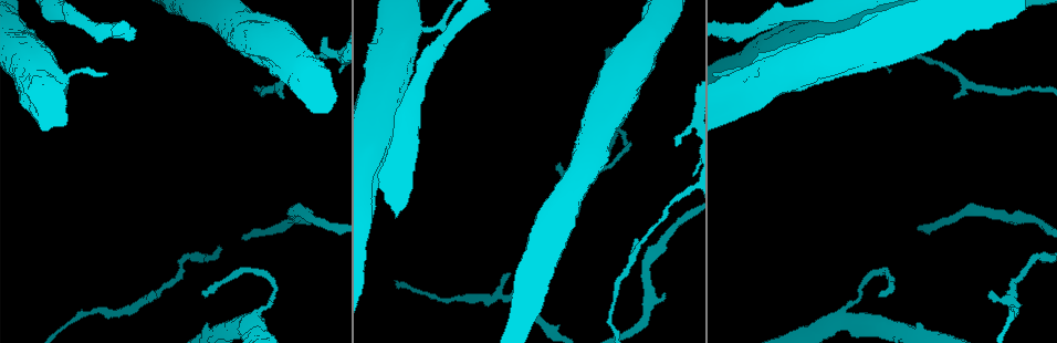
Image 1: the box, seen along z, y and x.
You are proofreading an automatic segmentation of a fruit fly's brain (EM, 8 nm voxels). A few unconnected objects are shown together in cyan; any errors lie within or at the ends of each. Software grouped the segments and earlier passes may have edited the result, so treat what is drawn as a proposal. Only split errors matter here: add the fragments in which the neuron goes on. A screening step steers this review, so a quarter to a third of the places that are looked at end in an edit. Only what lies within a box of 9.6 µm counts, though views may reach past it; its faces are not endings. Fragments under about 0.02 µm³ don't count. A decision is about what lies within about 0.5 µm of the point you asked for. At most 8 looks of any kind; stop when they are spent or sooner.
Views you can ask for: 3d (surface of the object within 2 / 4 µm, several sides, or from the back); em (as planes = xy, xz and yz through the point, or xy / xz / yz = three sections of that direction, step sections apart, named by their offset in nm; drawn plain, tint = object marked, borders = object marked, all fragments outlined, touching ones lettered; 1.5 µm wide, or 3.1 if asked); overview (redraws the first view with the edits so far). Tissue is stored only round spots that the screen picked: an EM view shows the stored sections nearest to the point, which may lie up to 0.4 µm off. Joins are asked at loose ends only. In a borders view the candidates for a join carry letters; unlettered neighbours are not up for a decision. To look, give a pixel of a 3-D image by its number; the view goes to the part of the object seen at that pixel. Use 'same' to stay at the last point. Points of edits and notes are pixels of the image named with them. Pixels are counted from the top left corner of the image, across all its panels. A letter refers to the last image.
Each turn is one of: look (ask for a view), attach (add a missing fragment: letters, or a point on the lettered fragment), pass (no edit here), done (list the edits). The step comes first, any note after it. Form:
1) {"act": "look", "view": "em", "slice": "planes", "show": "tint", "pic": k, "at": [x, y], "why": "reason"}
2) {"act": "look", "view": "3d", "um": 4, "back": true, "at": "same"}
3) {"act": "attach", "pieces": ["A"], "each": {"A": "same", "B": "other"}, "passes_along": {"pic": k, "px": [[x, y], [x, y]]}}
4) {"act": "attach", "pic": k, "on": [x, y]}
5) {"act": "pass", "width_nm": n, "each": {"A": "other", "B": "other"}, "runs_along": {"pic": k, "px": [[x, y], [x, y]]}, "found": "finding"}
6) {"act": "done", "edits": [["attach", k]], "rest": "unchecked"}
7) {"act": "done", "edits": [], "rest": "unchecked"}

{"act": "look", "view": "em", "slice": "planes", "show": "plain", "pic": 1, "at": [510, 272], "why": "tapers out"}

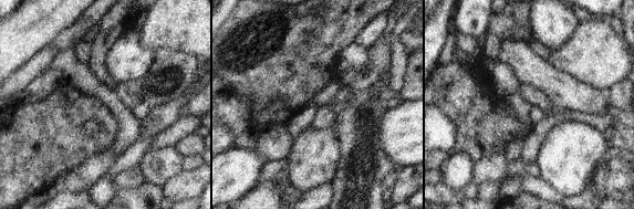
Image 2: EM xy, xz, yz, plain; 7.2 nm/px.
{"act": "look", "view": "em", "slice": "planes", "show": "borders", "at": "same", "why": "what lies round it"}

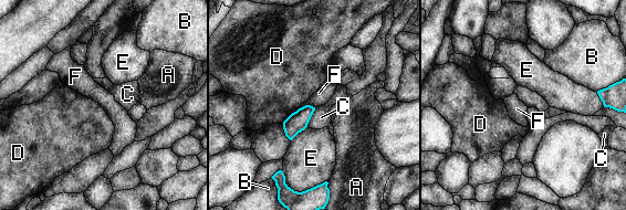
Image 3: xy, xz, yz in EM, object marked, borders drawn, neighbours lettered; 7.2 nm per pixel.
{"act": "pass", "longest_contact_nm": ["D", 220], "each": {"A": "other", "B": "other", "C": "other", "D": "other", "E": "other", "F": "other"}, "found": "none of them fits"}

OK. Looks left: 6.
{"act": "look", "view": "3d", "um": 2, "pic": 1, "at": [206, 296], "why": "long arm stops here"}

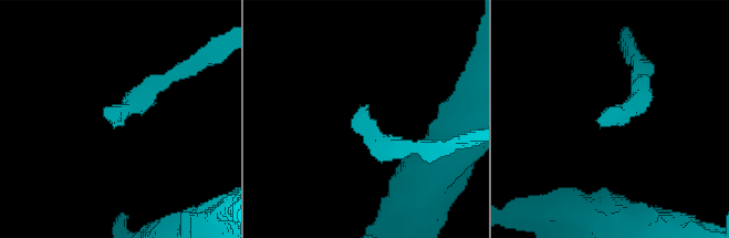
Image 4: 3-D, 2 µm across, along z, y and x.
{"act": "look", "view": "em", "slice": "xy", "step": 4, "show": "borders", "pic": 4, "at": [360, 108]}

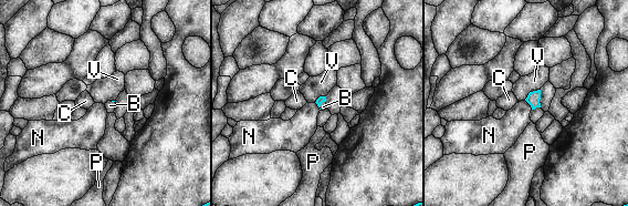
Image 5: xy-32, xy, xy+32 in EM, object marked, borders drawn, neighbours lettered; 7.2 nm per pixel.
{"act": "look", "view": "em", "slice": "planes", "show": "borders", "at": "same"}

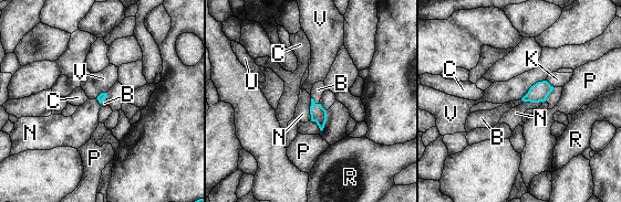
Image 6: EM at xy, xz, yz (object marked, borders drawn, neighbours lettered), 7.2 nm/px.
{"act": "attach", "pieces": ["B"], "longest_contact_nm": ["V", 240], "each": {"B": "same", "C": "other", "K": "other", "N": "other", "P": "other", "R": "other", "U": "other", "V": "other"}, "passes_along": {"pic": 6, "px": [[318, 113], [314, 102], [318, 89]]}, "found": "the neuron continues"}

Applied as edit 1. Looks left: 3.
{"act": "look", "view": "3d", "um": 2, "pic": 1, "at": [679, 142], "why": "an open end"}

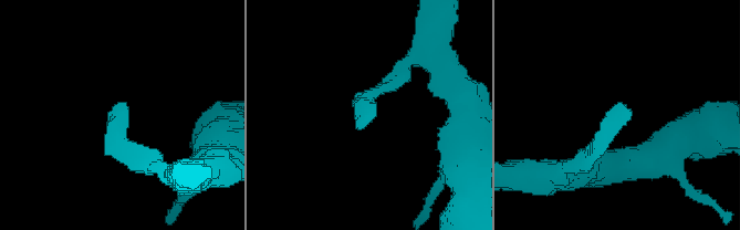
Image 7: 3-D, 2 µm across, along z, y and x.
{"act": "look", "view": "em", "slice": "yz", "step": 8, "show": "tint", "pic": 7, "at": [618, 105], "why": "now the EM"}

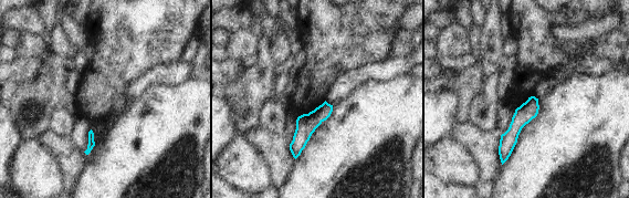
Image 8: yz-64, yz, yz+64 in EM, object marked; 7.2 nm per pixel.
{"act": "look", "view": "em", "slice": "yz", "step": 8, "show": "borders", "at": "same", "why": "see the neighbours"}

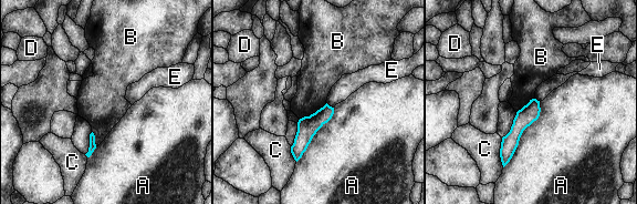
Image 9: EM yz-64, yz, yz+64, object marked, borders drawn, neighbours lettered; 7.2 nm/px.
{"act": "pass", "each": {"A": "other", "B": "other", "C": "other", "D": "other", "E": "other"}, "border": {"pic": 9, "px": [[326, 103], [300, 119]]}, "found": "no lettered fragment goes on from it"}

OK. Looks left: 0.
{"act": "done", "edits": [["attach", 6]], "rest": "unchecked"}

